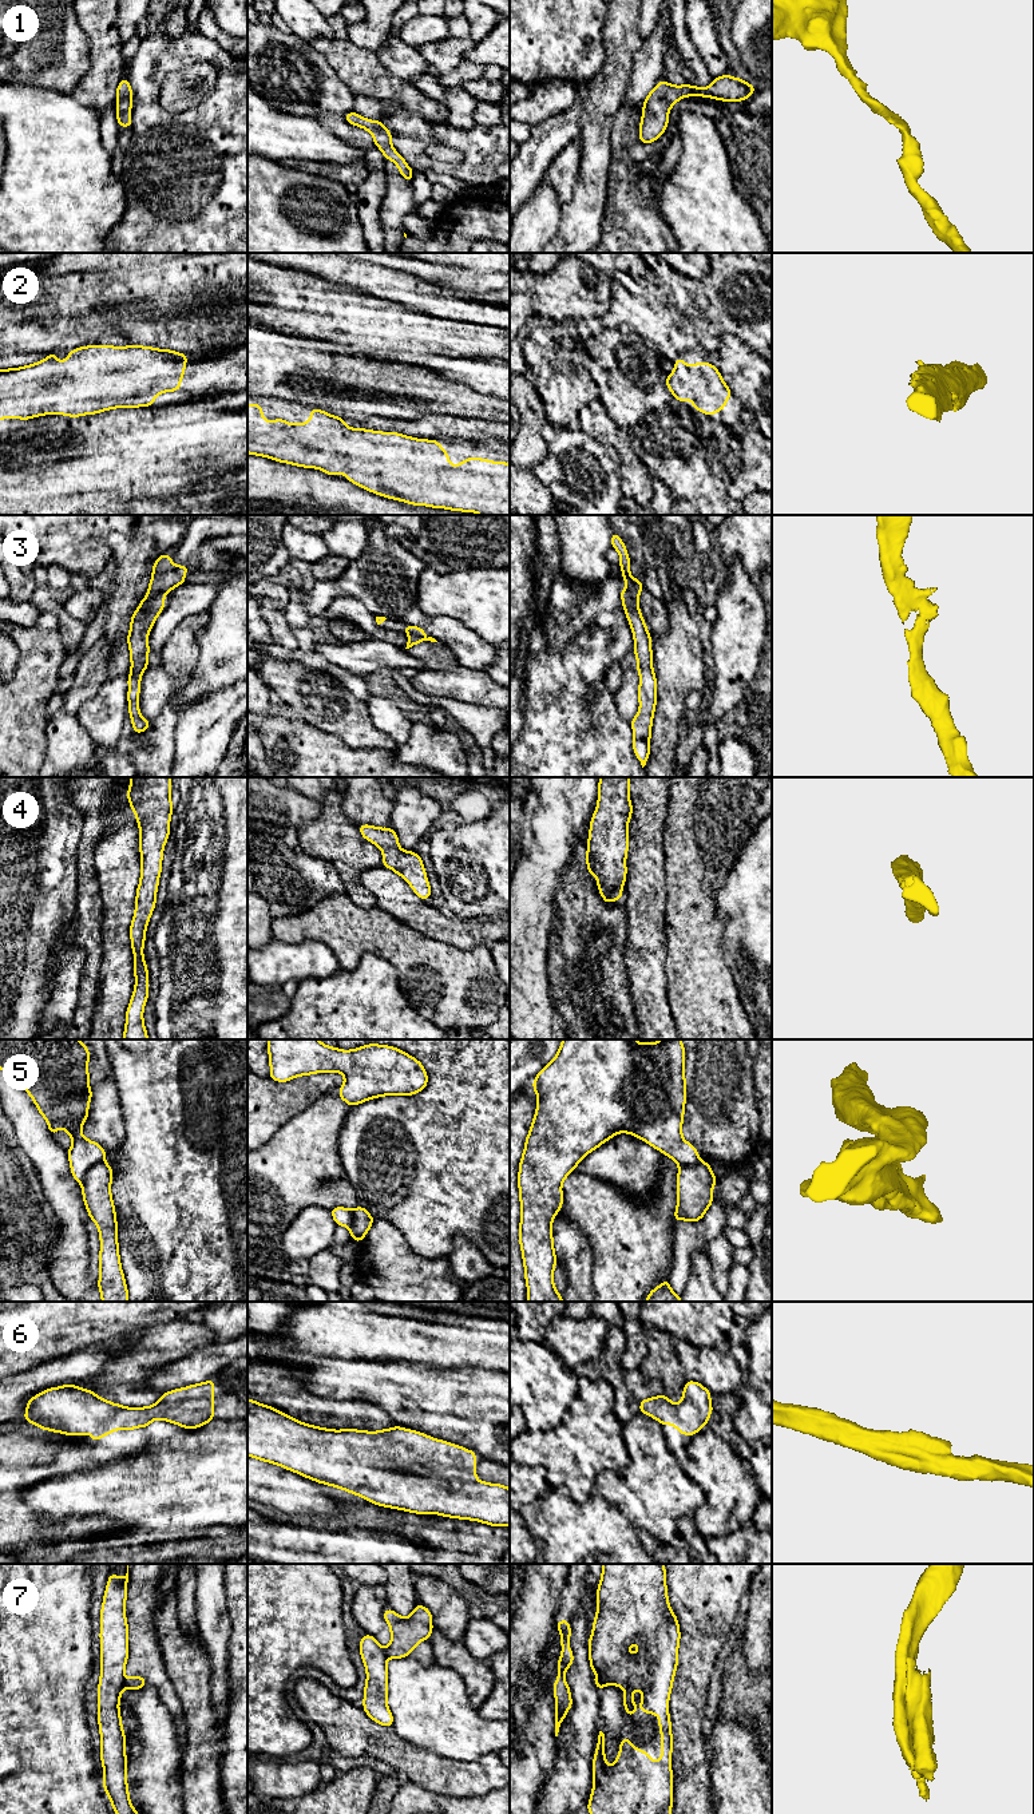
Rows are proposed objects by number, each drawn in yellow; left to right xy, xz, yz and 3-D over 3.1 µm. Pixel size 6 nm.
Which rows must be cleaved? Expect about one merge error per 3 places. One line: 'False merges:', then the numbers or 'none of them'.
False merges: 5, 7

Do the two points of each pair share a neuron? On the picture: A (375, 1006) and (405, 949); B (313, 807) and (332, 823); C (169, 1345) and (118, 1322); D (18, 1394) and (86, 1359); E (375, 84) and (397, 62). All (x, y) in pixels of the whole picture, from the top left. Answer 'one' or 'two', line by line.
A: two
B: two
C: two
D: one
E: two

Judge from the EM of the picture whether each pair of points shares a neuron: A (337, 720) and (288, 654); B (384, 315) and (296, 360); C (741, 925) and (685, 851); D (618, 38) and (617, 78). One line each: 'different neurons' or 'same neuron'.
A: different neurons
B: different neurons
C: different neurons
D: same neuron

